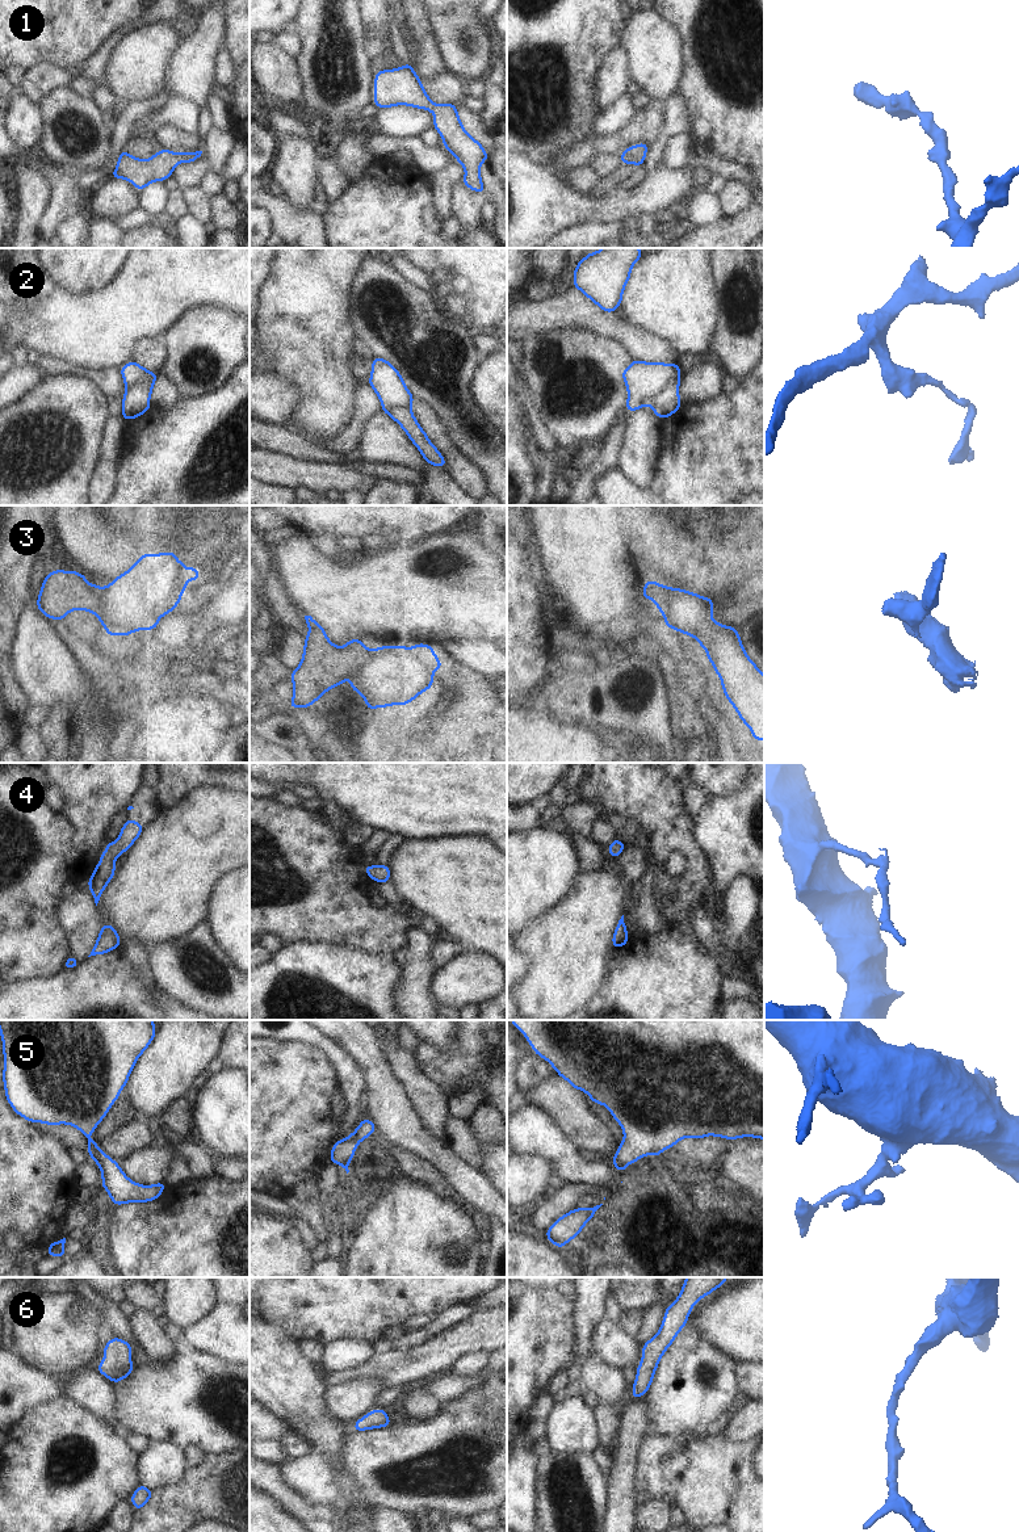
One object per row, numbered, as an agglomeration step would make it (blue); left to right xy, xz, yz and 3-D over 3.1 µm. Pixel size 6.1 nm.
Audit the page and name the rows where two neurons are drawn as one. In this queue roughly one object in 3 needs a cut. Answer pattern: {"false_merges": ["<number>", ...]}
{"false_merges": ["2", "3"]}

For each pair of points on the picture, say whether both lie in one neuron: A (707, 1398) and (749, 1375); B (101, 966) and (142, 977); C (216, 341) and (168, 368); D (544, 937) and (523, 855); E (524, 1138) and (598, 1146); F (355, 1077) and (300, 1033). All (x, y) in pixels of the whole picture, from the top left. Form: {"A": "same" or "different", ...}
{"A": "different", "B": "different", "C": "same", "D": "different", "E": "different", "F": "same"}

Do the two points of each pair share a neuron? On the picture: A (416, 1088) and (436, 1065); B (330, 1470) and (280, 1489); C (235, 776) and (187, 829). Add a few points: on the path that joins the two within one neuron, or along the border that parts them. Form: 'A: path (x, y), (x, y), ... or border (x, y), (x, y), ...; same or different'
A: border (412, 1056), (419, 1070), (440, 1088); different
B: border (280, 1467), (284, 1478), (315, 1503); different
C: border (193, 789), (198, 787), (223, 787), (235, 792); different

